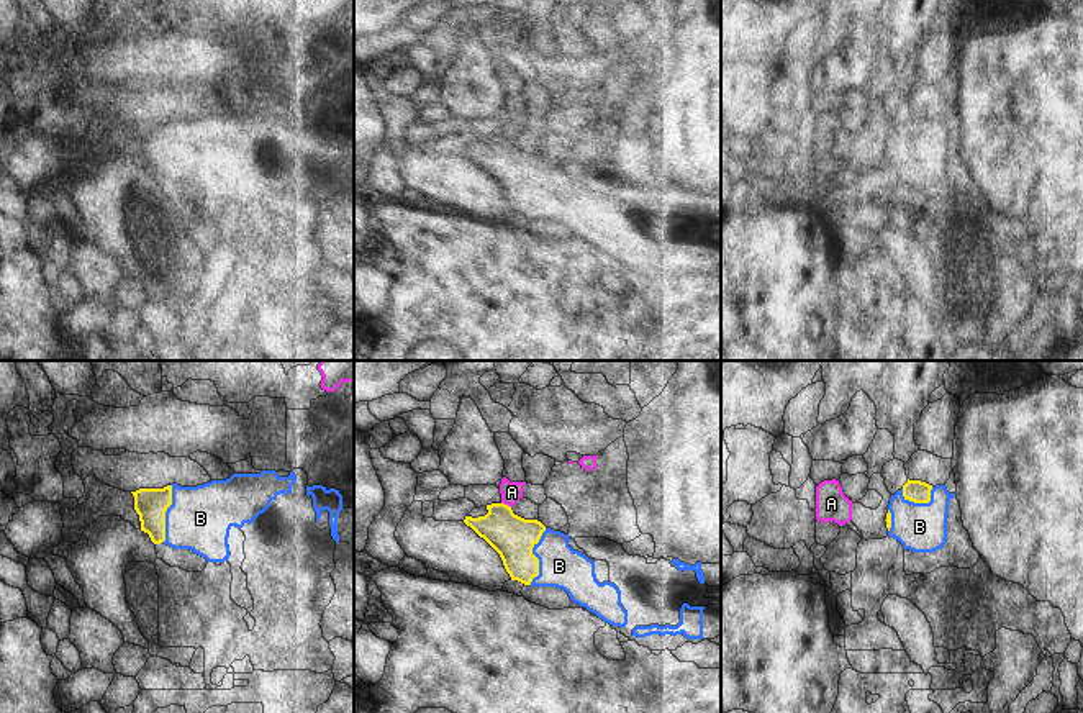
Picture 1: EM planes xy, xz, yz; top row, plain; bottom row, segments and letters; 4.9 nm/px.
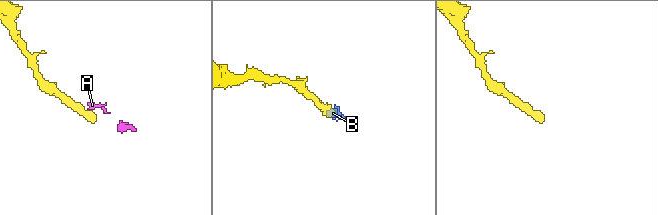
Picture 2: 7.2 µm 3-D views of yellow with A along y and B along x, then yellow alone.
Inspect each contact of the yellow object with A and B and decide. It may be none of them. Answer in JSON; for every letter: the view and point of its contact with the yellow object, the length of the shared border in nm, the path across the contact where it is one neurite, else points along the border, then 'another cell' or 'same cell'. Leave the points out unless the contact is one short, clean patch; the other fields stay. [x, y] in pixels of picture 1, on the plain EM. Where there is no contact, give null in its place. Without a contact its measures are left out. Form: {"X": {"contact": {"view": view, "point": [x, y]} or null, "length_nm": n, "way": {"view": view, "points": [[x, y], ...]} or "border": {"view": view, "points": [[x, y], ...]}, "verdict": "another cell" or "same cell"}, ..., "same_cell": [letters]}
{"A": {"contact": {"view": "xz", "point": [507, 138]}, "length_nm": 50, "border": {"view": "xz", "points": [[502, 135], [510, 140]]}, "verdict": "another cell"}, "B": {"contact": {"view": "xz", "point": [534, 189]}, "length_nm": 300, "way": {"view": "xz", "points": [[512, 169], [534, 189], [559, 199]]}, "verdict": "same cell"}, "same_cell": ["B"]}

